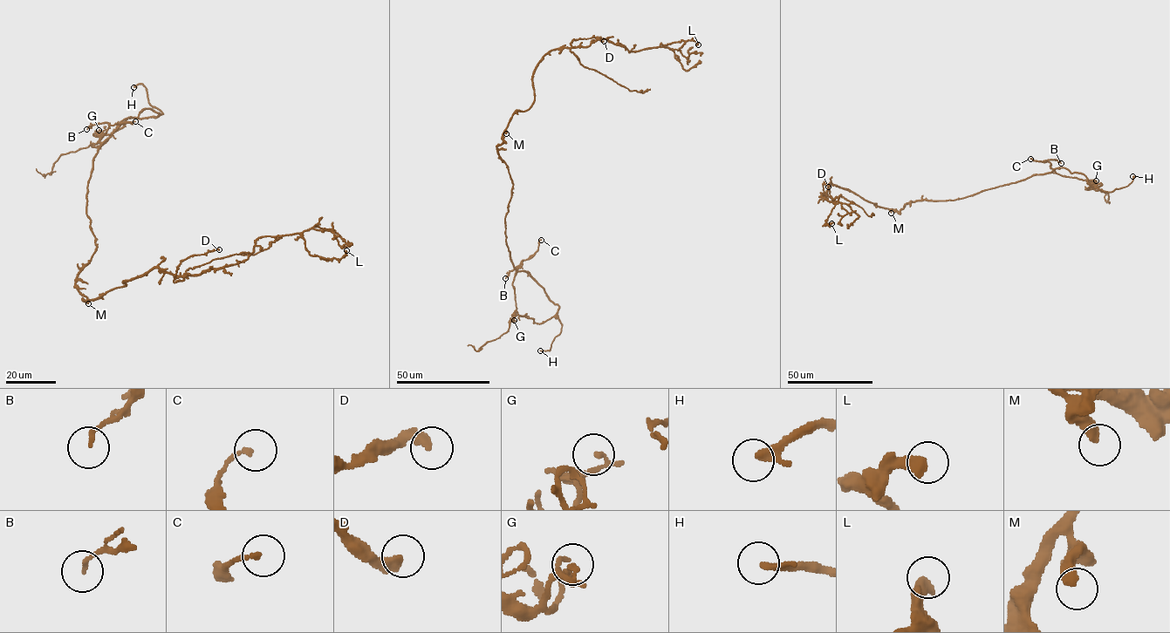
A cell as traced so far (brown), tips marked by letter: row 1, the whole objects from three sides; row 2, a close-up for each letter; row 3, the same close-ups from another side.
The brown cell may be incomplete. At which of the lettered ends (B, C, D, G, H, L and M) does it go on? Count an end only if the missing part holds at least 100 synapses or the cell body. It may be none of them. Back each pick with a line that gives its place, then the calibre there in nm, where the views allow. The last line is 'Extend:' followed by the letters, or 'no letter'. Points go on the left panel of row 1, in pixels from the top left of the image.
H: Place: (133, 87). Thickness 280 nm
Extend: H

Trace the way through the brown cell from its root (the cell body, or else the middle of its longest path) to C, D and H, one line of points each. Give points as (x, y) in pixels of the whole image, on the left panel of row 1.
C: (88, 262), (97, 246), (86, 214), (87, 184), (92, 159), (100, 145), (99, 139), (109, 125), (135, 121)
D: (88, 262), (75, 282), (84, 302), (155, 268), (176, 277), (186, 258), (219, 249)
H: (88, 262), (97, 246), (86, 214), (94, 156), (122, 120), (147, 108), (163, 114), (144, 86), (133, 87)

